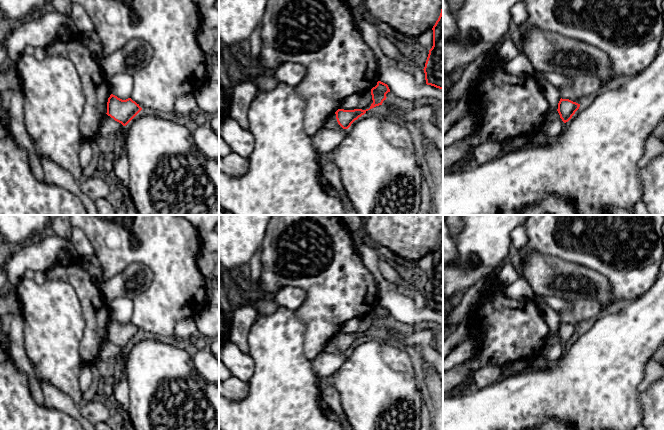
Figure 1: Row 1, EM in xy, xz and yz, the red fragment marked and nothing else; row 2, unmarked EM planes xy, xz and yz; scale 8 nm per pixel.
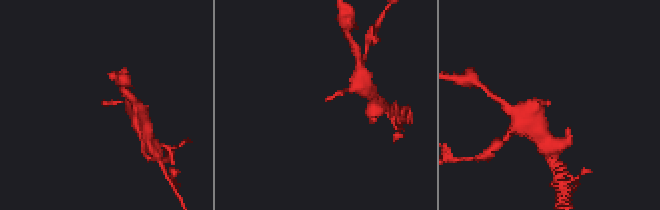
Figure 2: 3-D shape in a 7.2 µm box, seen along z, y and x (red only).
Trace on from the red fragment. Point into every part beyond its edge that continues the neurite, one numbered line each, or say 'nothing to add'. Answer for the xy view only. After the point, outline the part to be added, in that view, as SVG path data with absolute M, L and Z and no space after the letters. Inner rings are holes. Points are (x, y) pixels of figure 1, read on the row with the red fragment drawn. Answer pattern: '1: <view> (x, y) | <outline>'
nothing to add

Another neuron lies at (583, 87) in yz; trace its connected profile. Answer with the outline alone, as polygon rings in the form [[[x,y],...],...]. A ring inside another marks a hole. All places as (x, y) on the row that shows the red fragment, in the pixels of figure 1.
[[[596,74],[568,75],[567,77],[571,81],[571,85],[558,88],[560,97],[578,104],[590,100],[606,88],[601,78]]]

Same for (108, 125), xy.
[[[106,114],[101,121],[98,135],[106,137],[107,135],[111,133],[122,132],[124,128],[125,126],[115,121],[113,118],[111,118],[110,116]]]

